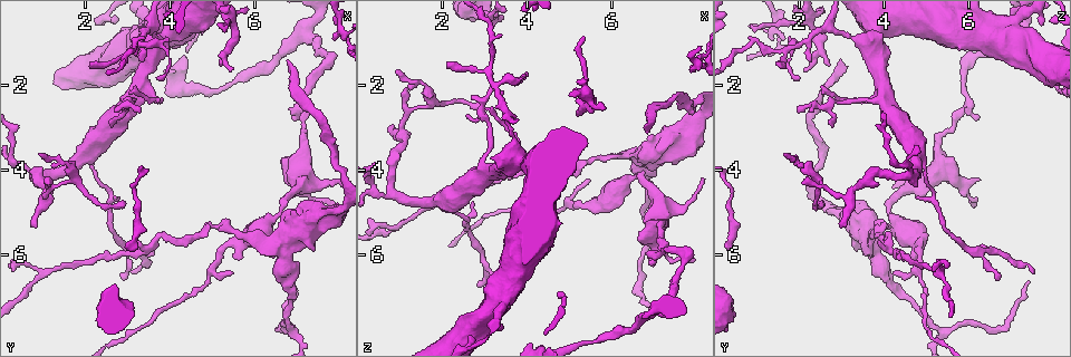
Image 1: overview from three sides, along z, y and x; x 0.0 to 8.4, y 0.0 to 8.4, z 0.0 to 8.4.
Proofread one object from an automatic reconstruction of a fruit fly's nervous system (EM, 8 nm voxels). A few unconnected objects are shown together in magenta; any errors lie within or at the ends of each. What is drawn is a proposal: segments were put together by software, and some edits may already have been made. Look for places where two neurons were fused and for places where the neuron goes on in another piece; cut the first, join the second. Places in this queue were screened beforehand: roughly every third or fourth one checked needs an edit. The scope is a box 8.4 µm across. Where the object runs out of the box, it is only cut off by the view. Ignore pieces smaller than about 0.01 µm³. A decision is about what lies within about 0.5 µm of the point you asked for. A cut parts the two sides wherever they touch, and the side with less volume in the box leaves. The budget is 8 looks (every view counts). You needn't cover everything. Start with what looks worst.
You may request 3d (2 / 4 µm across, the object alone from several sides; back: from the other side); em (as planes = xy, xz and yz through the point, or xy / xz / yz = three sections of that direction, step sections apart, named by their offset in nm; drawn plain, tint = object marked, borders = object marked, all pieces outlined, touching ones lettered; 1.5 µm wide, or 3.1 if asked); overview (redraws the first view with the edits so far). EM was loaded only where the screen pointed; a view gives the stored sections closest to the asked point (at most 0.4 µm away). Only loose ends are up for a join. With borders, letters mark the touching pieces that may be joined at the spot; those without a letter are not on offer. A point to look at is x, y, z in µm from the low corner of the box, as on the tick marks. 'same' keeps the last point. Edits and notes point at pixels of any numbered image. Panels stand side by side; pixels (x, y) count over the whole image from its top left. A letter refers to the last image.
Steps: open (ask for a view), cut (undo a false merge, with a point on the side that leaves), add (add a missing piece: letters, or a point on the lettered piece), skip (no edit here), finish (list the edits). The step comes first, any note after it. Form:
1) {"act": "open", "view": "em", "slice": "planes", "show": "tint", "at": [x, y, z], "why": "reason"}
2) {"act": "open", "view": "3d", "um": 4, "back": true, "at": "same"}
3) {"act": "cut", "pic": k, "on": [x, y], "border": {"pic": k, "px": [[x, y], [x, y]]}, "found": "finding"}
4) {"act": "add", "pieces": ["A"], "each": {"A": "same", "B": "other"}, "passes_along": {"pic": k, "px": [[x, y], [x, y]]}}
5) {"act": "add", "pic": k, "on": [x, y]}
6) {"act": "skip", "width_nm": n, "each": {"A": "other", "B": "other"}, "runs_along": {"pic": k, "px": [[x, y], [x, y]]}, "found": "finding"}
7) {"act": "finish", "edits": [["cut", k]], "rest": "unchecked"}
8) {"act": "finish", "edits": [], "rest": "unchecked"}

{"act": "open", "view": "3d", "um": 4, "at": [6.80, 1.40, 3.00], "why": "end of a long branch"}

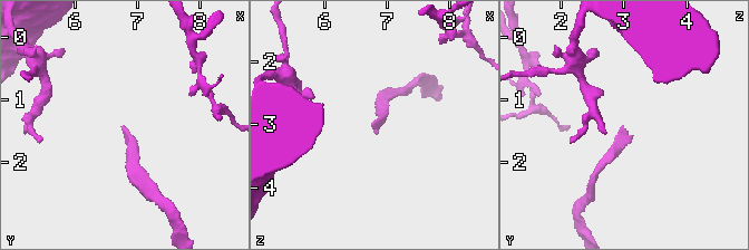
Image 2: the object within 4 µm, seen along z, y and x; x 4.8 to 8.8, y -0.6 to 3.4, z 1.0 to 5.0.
{"act": "open", "view": "em", "slice": "planes", "show": "borders", "at": [6.80, 1.40, 3.05], "why": "need the tissue"}

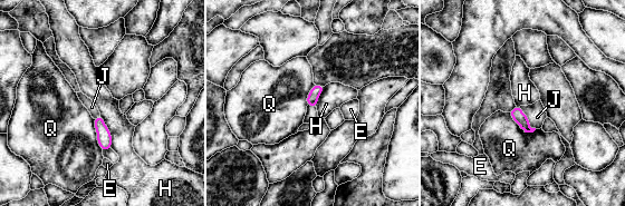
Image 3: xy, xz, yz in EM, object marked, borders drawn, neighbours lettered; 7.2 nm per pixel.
{"act": "add", "pieces": ["J"], "each": {"E": "other", "H": "other", "J": "same", "Q": "other"}, "passes_along": {"pic": 3, "px": [[517, 115], [528, 119], [536, 113]]}, "found": "the neuron continues"}

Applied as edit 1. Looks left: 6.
{"act": "open", "view": "overview", "why": "see it whole again"}

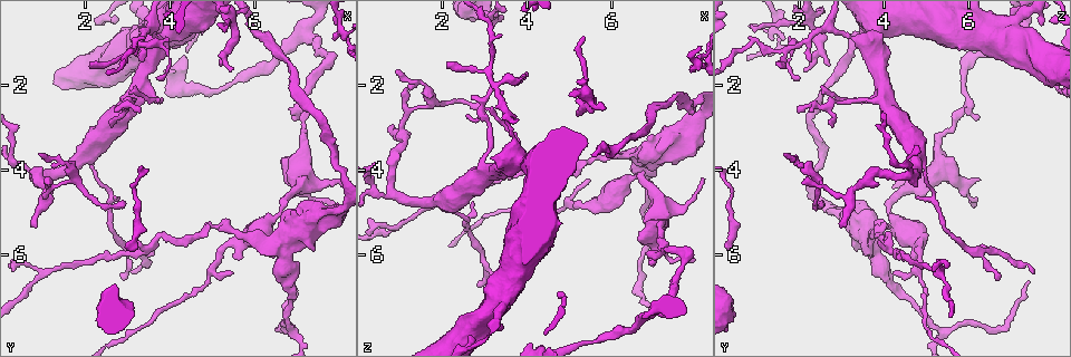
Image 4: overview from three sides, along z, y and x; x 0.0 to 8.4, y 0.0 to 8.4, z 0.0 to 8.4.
{"act": "open", "view": "3d", "um": 4, "back": true, "at": [2.15, 1.60, 1.50], "why": "branch stops here"}

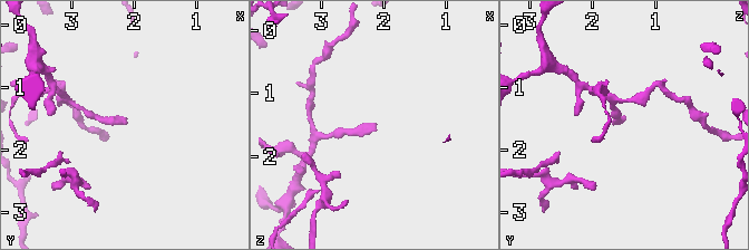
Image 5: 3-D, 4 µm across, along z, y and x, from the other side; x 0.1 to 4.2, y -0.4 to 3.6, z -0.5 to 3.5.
{"act": "open", "view": "em", "slice": "planes", "show": "borders", "at": [2.10, 1.60, 1.55]}

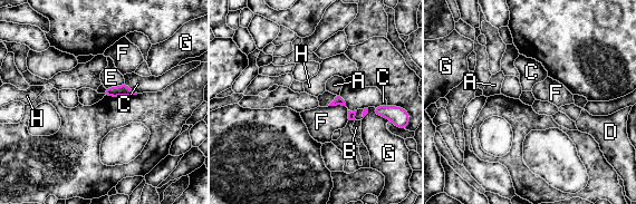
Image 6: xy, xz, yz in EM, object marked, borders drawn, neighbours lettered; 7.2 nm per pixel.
{"act": "skip", "width_nm": 80, "each": {"A": "other", "B": "other", "C": "other", "D": "other", "E": "other", "F": "other", "G": "other", "H": "other"}, "border": {"pic": 6, "px": [[345, 105], [329, 106]]}, "found": "none of them fits"}

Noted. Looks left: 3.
{"act": "open", "view": "em", "slice": "yz", "step": 4, "show": "borders", "at": [7.15, 2.95, 5.60], "why": "thick turns thin"}

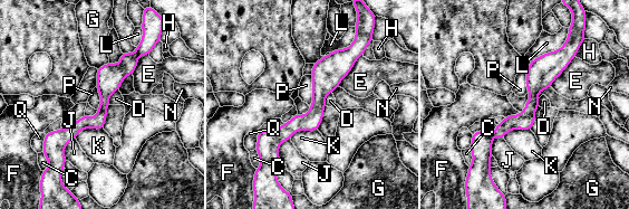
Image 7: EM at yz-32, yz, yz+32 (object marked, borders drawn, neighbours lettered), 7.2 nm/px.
{"act": "skip", "longest_contact_nm": ["L", 320], "each": {"C": "other", "D": "other", "E": "other", "F": "other", "G": "other", "H": "other", "J": "other", "K": "other", "L": "other", "N": "other", "P": "other", "Q": "other"}, "runs_along": {"pic": 7, "px": [[355, 53], [270, 155]]}, "found": "one neuron here"}

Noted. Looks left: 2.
{"act": "finish", "edits": [["add", 3]], "rest": "unchecked"}

